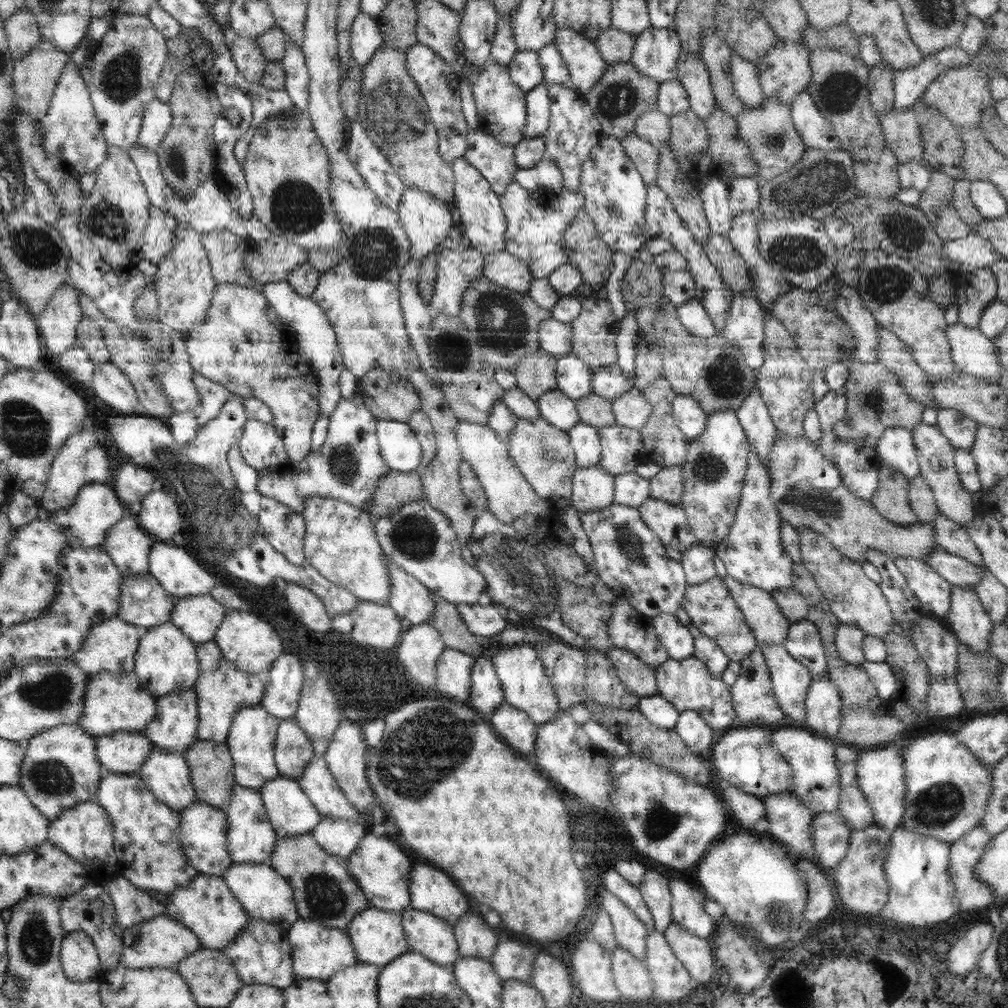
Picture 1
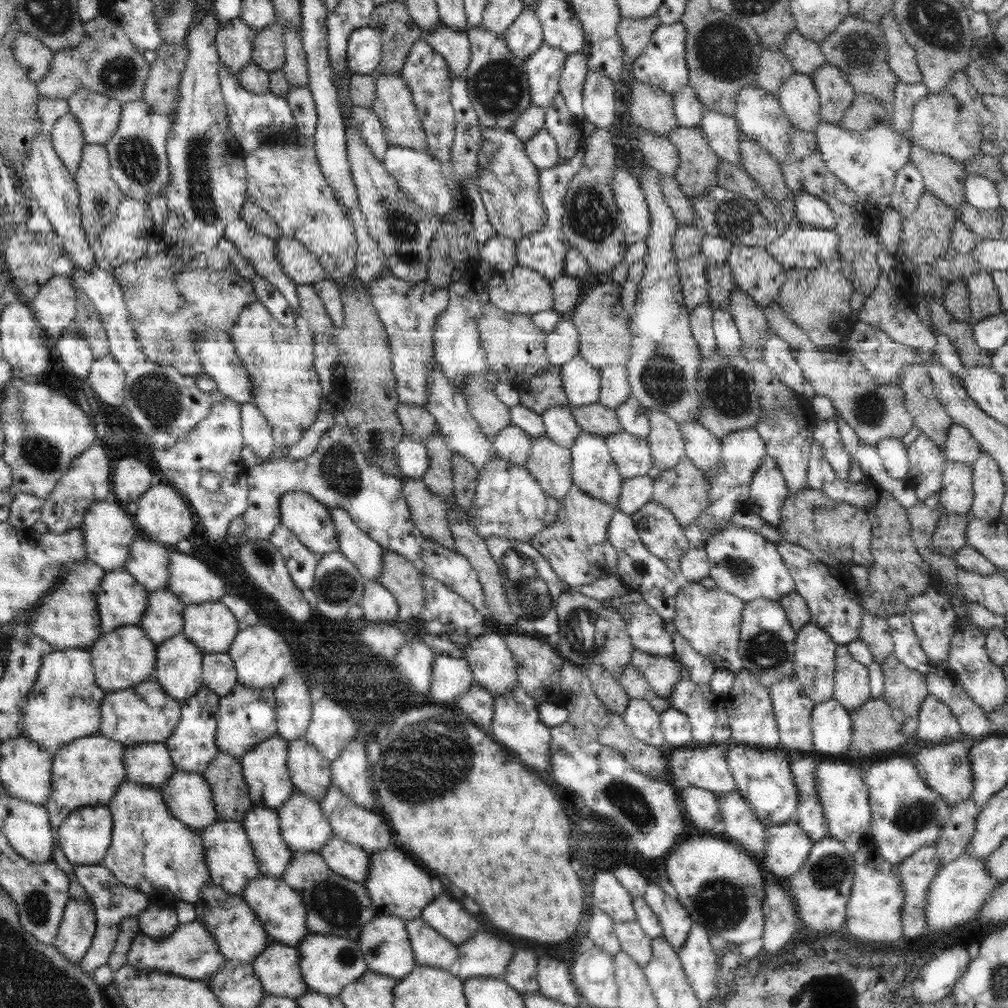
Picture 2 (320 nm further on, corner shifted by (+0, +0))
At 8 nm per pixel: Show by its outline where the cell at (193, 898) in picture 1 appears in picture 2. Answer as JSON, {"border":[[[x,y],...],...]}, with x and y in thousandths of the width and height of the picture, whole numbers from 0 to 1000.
{"border":[[[207,875],[199,885],[199,892],[193,898],[195,910],[210,927],[216,937],[217,944],[224,953],[237,952],[249,955],[268,937],[269,932],[262,925],[261,917],[256,913],[253,905],[244,894],[234,887],[227,887],[218,878]]]}

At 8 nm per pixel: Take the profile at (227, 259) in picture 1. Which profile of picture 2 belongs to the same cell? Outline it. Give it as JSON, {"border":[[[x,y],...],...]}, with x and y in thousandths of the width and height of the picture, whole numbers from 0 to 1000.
{"border":[[[216,245],[183,260],[170,255],[163,248],[149,249],[142,255],[133,255],[129,260],[114,265],[112,273],[120,284],[129,312],[127,317],[131,317],[131,325],[135,325],[137,340],[141,341],[141,349],[145,351],[145,355],[153,361],[173,364],[183,373],[195,373],[203,369],[192,349],[192,341],[196,336],[194,330],[206,326],[206,323],[218,328],[228,328],[242,305],[255,298],[250,282],[234,271],[226,253]]]}

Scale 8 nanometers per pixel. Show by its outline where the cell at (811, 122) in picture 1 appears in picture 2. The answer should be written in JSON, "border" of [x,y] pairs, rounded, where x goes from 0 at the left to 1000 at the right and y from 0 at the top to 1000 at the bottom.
{"border":[[[877,117],[868,127],[847,132],[815,120],[807,131],[820,168],[845,188],[860,207],[877,208],[883,204],[891,170],[903,161],[903,134],[887,131],[882,117]]]}

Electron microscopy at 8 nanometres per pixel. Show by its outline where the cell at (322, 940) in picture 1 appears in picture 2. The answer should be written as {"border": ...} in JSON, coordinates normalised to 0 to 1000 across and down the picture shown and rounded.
{"border":[[[307,926],[295,939],[302,974],[310,983],[321,988],[333,988],[344,976],[349,976],[364,963],[356,935],[328,928]]]}

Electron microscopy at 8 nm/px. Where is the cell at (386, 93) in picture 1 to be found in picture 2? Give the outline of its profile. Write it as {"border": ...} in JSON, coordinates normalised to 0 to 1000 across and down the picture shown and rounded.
{"border":[[[397,73],[371,74],[373,97],[367,109],[376,117],[387,144],[397,144],[414,150],[426,151],[423,134],[415,117],[408,89]]]}

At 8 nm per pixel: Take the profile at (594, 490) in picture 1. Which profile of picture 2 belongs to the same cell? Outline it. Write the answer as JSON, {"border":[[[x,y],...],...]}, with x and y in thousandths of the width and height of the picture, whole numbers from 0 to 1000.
{"border":[[[570,480],[555,497],[553,515],[525,539],[546,559],[554,573],[571,583],[594,573],[612,569],[613,551],[603,536],[603,521],[611,505],[602,498],[587,494]]]}

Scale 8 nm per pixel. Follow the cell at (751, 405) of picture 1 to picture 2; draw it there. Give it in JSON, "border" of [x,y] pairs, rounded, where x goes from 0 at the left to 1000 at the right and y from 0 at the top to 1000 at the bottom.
{"border":[[[764,452],[758,453],[743,482],[744,506],[756,516],[772,522],[778,497],[783,492],[778,473]]]}

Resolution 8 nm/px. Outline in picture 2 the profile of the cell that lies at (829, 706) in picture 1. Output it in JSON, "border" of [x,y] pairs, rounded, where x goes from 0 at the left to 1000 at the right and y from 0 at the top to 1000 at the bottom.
{"border":[[[829,693],[809,697],[806,705],[806,732],[813,752],[842,750],[845,730],[843,707]]]}

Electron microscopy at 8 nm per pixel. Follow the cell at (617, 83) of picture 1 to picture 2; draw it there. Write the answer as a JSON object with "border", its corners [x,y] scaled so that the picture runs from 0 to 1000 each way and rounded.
{"border":[[[627,76],[623,80],[627,88],[623,104],[627,121],[645,132],[663,136],[674,125],[669,113],[668,94]]]}

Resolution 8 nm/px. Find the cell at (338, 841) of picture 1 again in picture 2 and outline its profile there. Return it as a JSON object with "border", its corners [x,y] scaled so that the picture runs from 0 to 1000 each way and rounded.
{"border":[[[329,830],[316,846],[327,864],[355,877],[362,877],[368,852],[366,845]]]}

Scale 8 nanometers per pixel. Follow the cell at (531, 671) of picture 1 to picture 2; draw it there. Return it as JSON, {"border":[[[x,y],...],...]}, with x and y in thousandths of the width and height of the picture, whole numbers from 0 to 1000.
{"border":[[[478,629],[465,638],[457,639],[458,653],[463,657],[469,673],[474,679],[490,690],[503,688],[515,679],[513,674],[513,656],[504,643],[502,636],[494,629]]]}

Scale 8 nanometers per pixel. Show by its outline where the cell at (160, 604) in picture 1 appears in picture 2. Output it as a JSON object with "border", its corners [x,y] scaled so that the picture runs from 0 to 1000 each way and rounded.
{"border":[[[167,583],[147,587],[146,603],[137,621],[154,639],[182,627],[184,599]]]}

